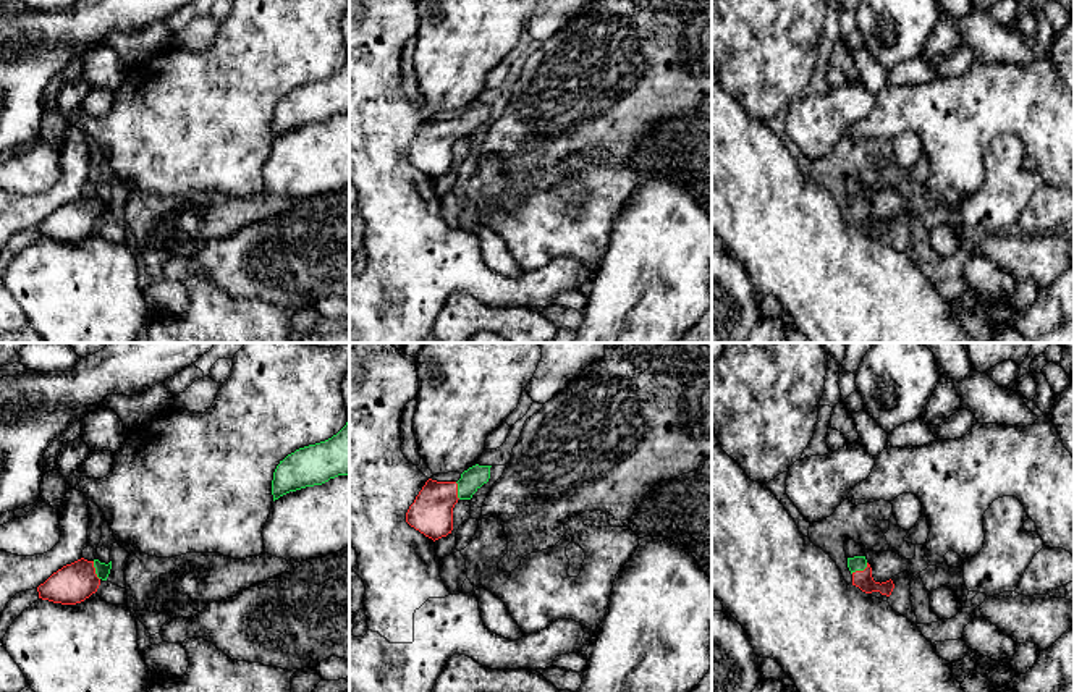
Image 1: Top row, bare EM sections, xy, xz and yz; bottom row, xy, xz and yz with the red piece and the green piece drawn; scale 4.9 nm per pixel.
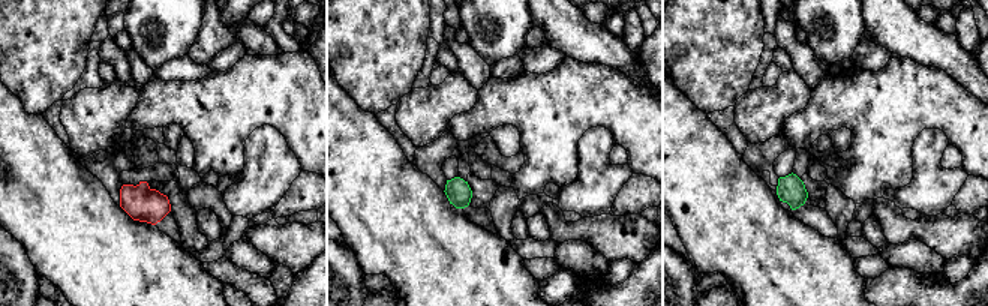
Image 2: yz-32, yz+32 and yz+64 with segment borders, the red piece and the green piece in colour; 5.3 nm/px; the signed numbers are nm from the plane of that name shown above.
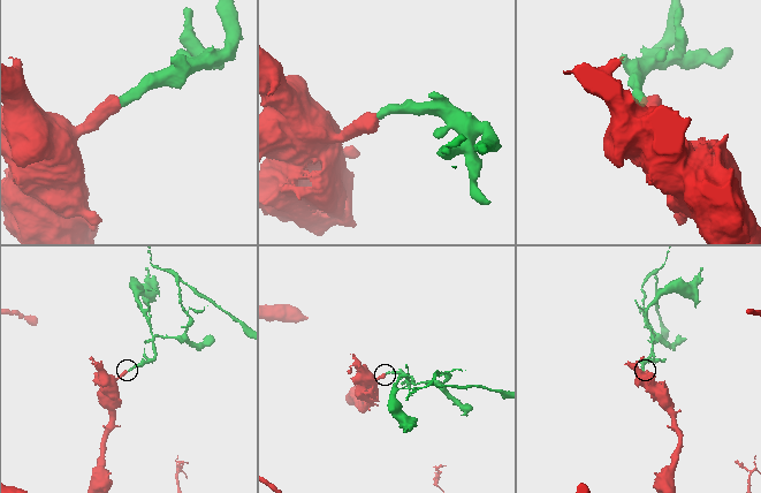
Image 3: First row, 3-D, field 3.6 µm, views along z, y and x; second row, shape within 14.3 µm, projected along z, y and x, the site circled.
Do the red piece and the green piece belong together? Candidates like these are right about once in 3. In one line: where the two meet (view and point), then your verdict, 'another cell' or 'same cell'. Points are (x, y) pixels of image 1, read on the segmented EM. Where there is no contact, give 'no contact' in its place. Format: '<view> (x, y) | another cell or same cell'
yz (859, 571) | same cell

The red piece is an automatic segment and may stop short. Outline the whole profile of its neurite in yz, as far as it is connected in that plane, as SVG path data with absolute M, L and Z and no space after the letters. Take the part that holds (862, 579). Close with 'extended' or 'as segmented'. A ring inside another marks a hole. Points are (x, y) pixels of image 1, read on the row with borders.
M865 556L848 558L848 568L852 574L852 585L859 587L865 593L880 592L882 595L890 597L894 584L893 580L875 582L872 577L872 568L867 563Z; extended

